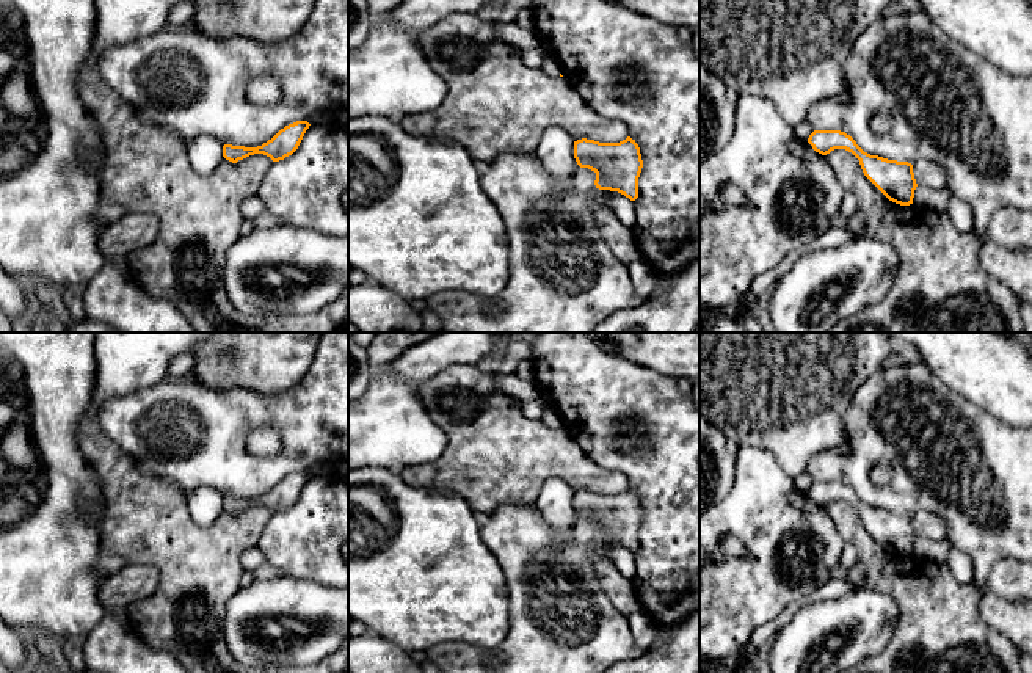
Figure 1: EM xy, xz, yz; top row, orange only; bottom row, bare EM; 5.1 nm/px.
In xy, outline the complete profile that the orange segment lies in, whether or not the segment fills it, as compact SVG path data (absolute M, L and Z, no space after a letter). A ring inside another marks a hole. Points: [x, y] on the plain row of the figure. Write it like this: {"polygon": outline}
{"polygon": "M296 472L293 475L289 475L281 480L271 491L257 499L224 496L223 508L232 515L237 515L238 511L243 511L254 505L263 505L273 513L284 511L298 500L309 477L311 475L307 472Z"}

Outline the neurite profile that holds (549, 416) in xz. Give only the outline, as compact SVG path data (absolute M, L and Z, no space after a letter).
M541 397L541 405L543 405L541 420L549 427L558 428L561 425L561 420L554 405L546 397Z

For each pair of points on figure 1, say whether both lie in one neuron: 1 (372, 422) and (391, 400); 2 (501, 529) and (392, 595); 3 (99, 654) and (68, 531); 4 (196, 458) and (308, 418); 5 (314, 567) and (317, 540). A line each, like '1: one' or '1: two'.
1: one
2: two
3: two
4: one
5: one

